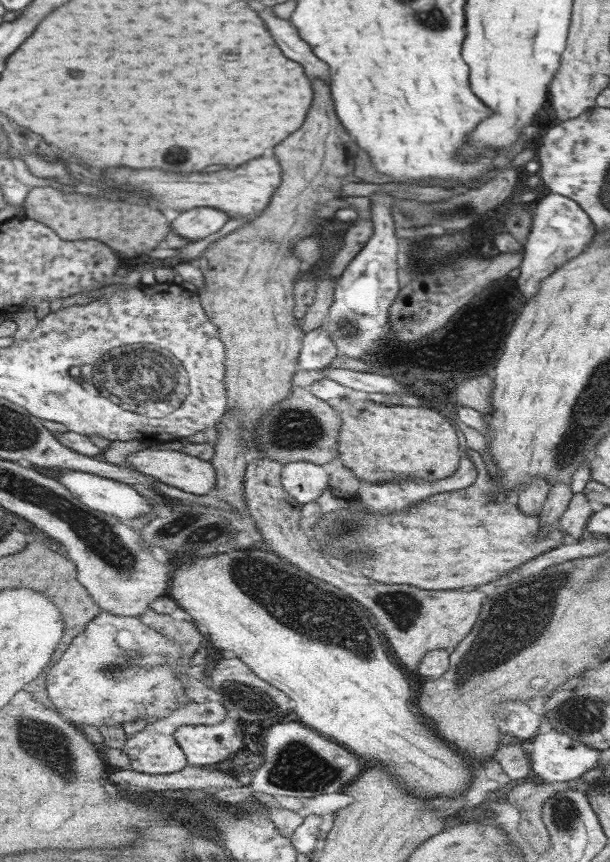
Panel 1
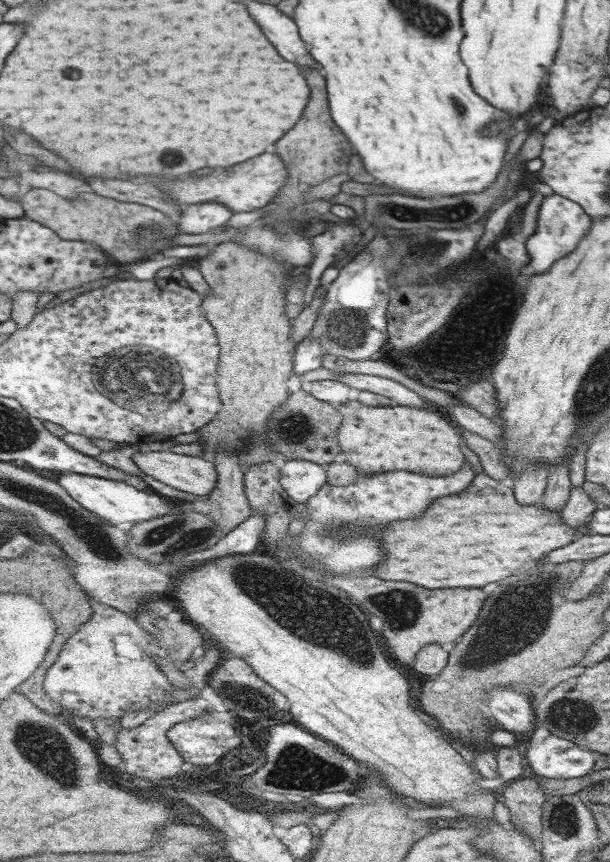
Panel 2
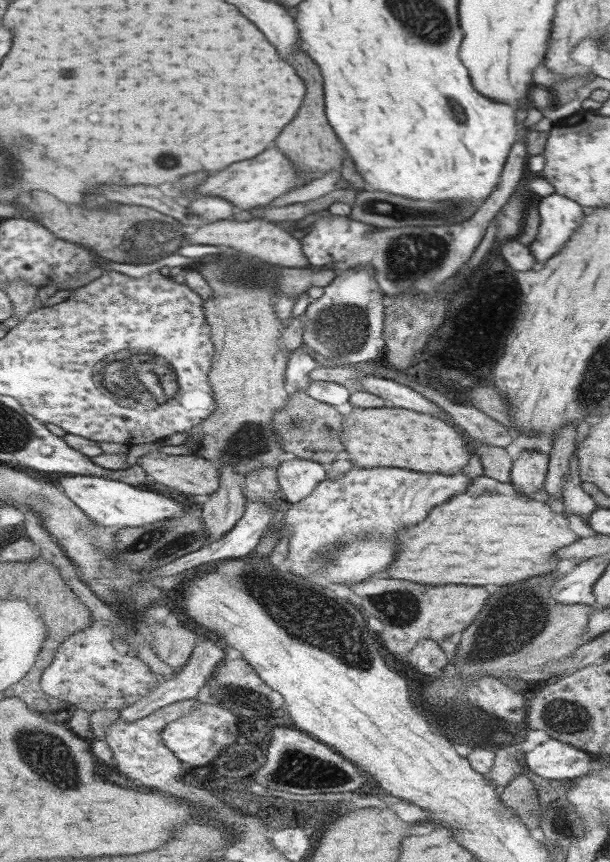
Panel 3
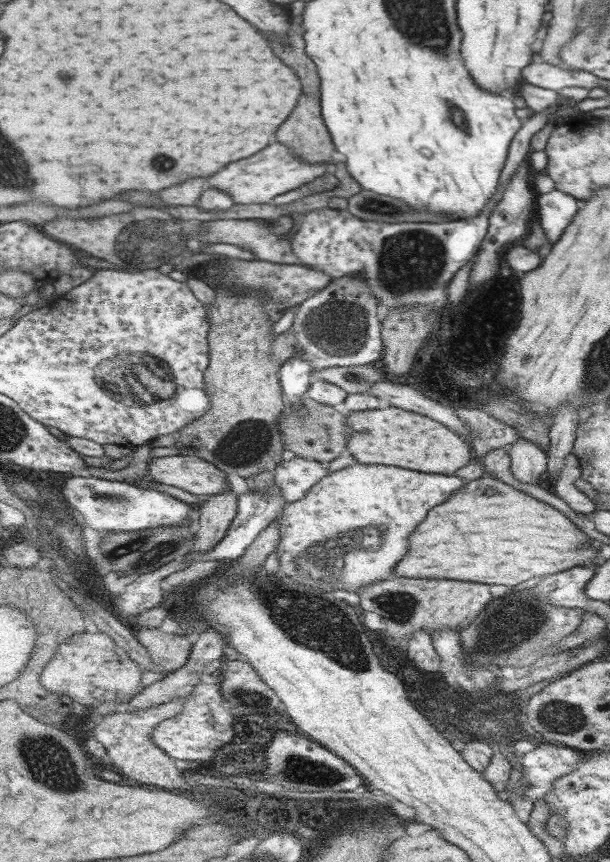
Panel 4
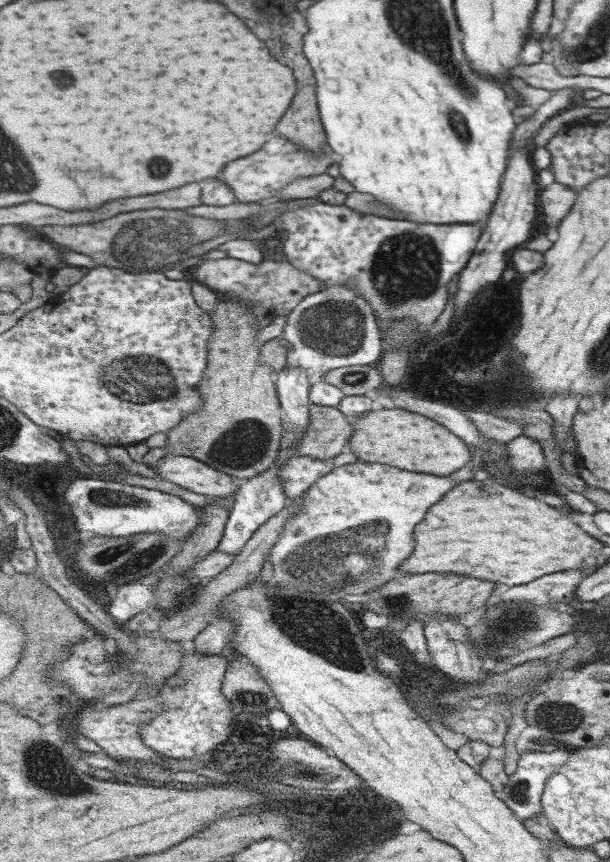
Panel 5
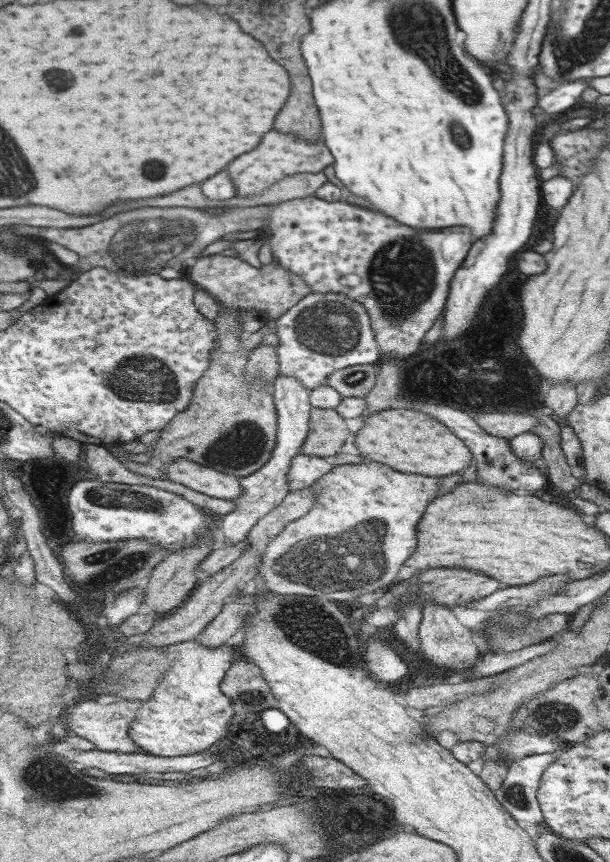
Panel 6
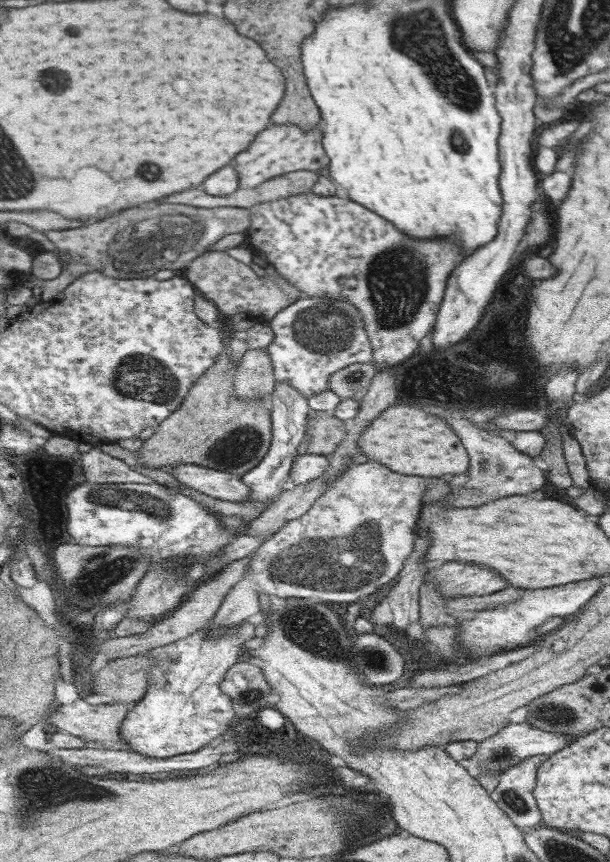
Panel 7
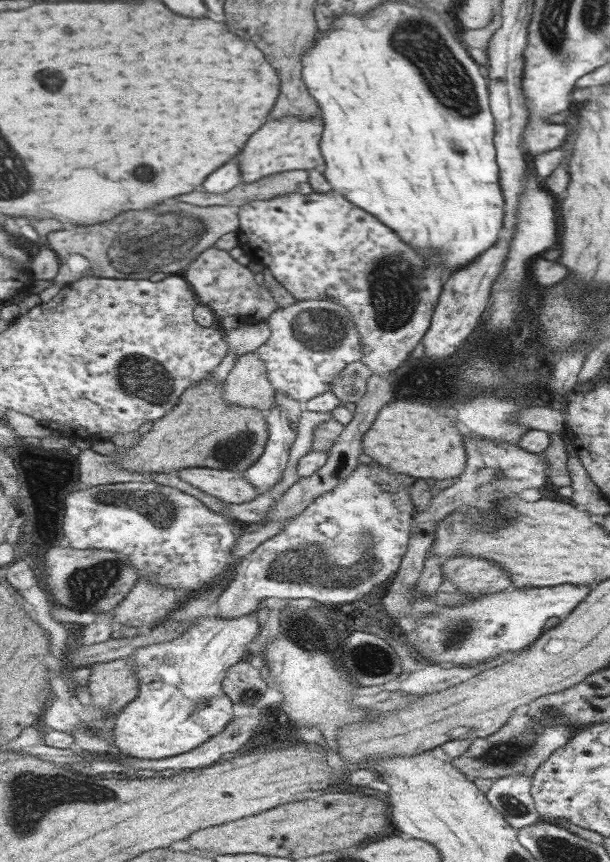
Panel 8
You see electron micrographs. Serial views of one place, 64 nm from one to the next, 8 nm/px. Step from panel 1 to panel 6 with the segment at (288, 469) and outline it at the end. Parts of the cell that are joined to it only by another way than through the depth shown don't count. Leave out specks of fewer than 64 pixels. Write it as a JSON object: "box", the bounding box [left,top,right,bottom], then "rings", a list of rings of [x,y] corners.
{"box":[289,455,335,492],"rings":[[[297,455],[289,469],[289,486],[292,492],[314,486],[335,467],[333,459],[327,457]]]}

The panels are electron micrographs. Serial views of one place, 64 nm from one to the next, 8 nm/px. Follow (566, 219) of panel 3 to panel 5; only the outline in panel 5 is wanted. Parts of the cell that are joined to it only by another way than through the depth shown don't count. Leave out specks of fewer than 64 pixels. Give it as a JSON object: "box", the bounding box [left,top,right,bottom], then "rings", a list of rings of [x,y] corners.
{"box":[539,182,575,234],"rings":[[[553,182],[541,187],[539,203],[542,204],[541,225],[548,234],[553,234],[565,215],[574,207],[575,194],[568,186]]]}

